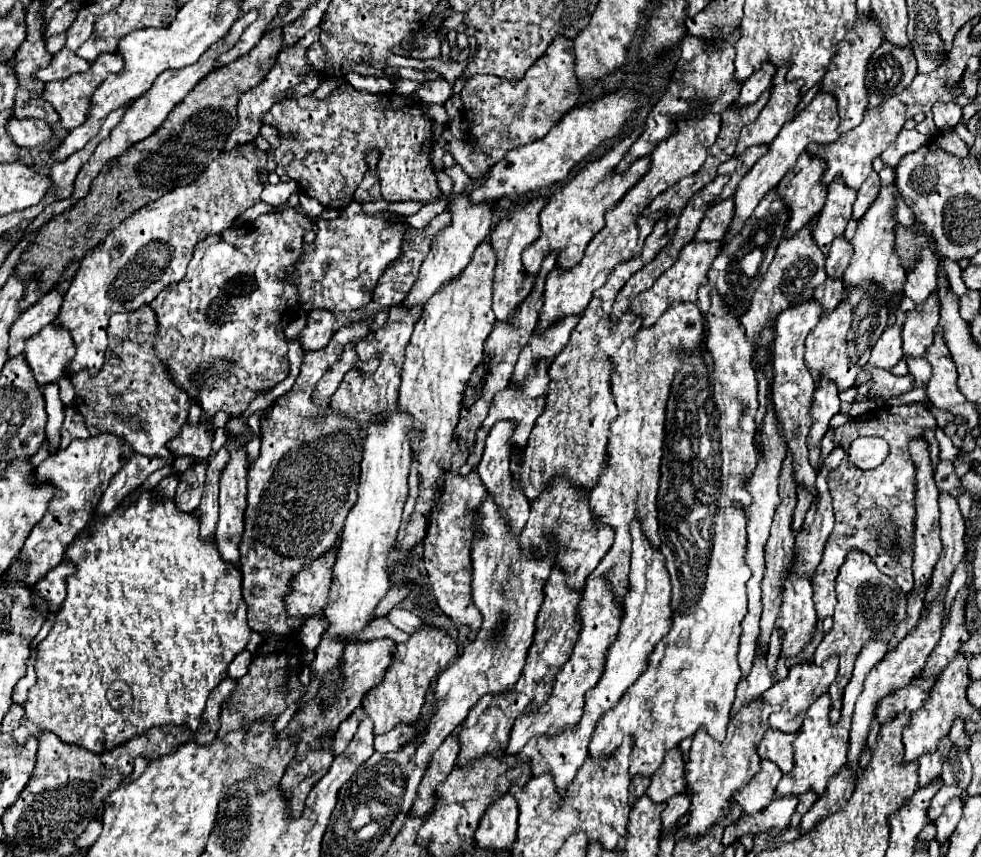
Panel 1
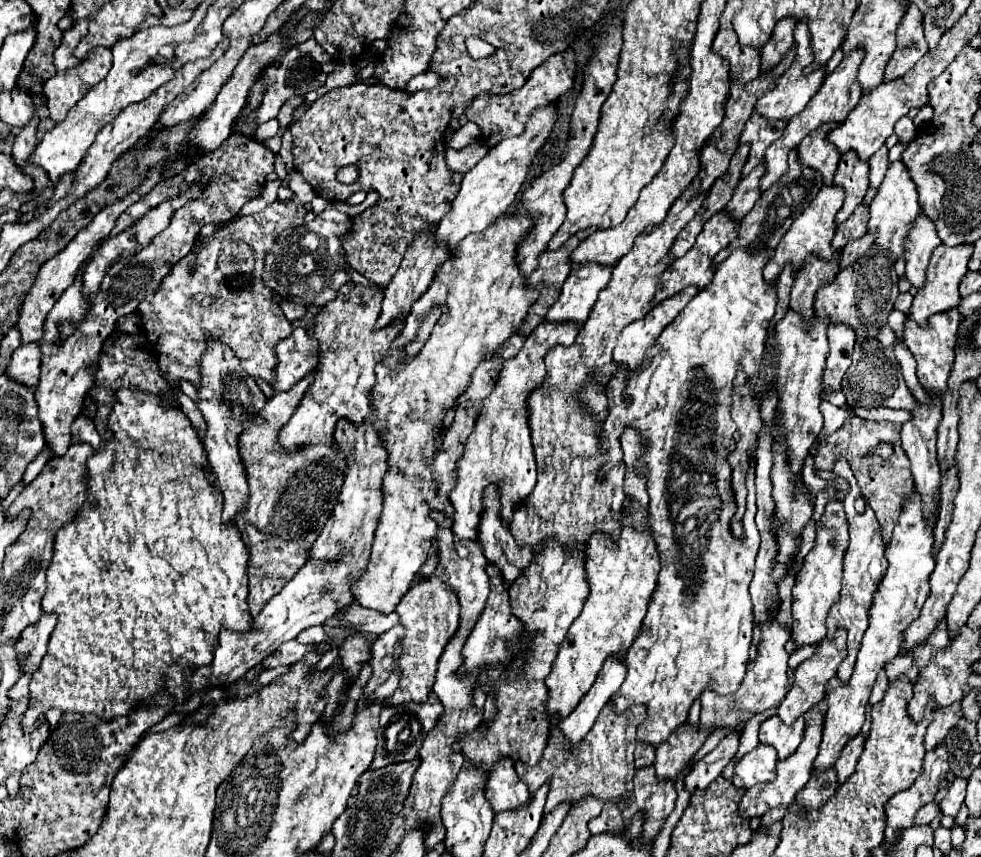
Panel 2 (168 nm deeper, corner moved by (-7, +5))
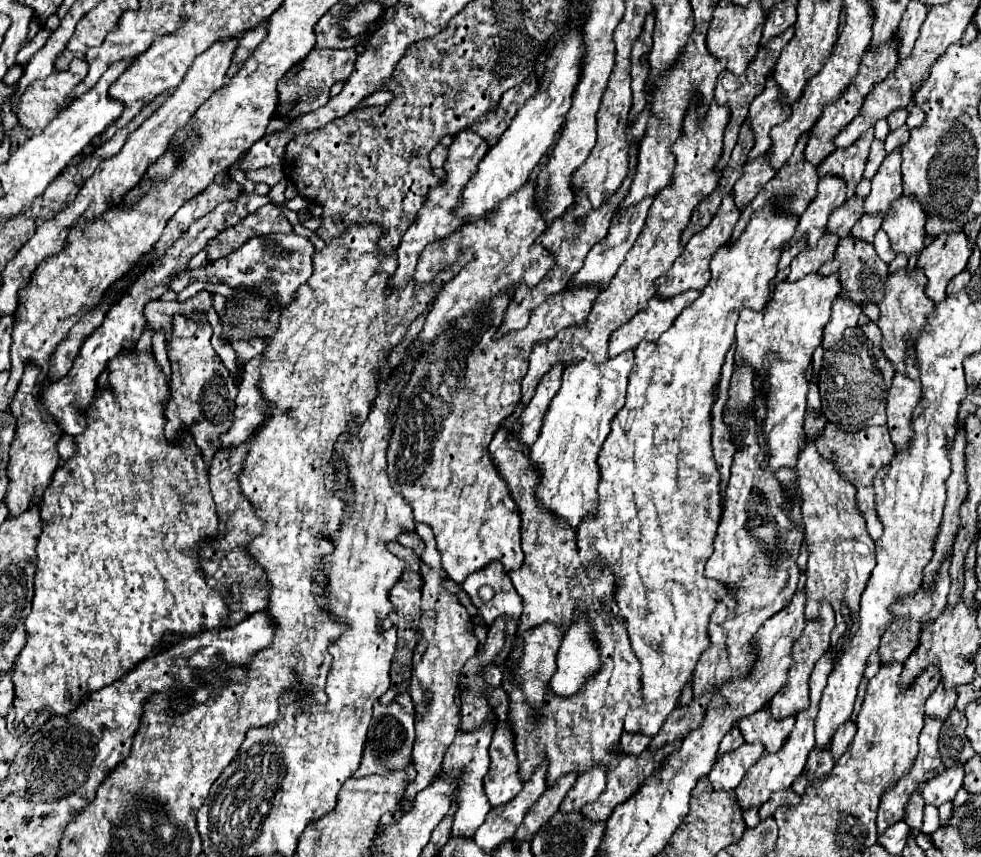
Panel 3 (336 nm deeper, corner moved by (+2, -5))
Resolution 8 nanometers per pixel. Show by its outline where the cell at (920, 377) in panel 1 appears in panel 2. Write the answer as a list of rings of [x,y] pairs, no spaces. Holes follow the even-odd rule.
[[[893,309],[888,317],[888,325],[892,328],[898,339],[903,343],[903,330],[906,315],[899,310]]]

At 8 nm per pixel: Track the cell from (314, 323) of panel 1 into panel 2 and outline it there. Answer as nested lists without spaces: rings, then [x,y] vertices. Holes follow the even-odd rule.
[[[296,326],[288,338],[278,342],[278,380],[270,382],[274,392],[284,392],[292,384],[296,384],[302,376],[306,376],[314,366],[318,364],[320,354],[318,354],[318,340],[310,336],[310,330],[304,326]]]

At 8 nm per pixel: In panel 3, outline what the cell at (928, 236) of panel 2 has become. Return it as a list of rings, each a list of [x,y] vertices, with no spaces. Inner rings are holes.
[[[899,196],[889,212],[885,214],[885,220],[883,220],[883,230],[887,232],[889,240],[891,240],[891,248],[899,254],[899,252],[905,252],[907,256],[913,256],[917,252],[923,250],[923,238],[925,238],[925,212],[923,212],[923,206],[919,204],[919,200],[915,196]]]

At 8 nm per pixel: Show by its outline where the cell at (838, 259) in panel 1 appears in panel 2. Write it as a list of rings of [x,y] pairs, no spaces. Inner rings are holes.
[[[858,206],[854,214],[846,222],[842,222],[842,226],[836,228],[836,236],[832,240],[834,250],[842,250],[848,242],[862,238],[866,234],[866,222],[868,222],[868,208]]]

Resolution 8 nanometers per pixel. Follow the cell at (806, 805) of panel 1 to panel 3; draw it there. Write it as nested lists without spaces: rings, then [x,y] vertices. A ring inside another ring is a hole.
[[[823,748],[823,750],[813,750],[813,752],[809,754],[805,772],[799,776],[799,780],[793,782],[793,790],[801,796],[803,790],[805,790],[805,786],[807,786],[811,780],[815,780],[815,778],[825,778],[825,776],[831,772],[833,764],[835,764],[835,760],[833,760],[833,756],[831,756],[831,752],[829,752],[827,748]]]

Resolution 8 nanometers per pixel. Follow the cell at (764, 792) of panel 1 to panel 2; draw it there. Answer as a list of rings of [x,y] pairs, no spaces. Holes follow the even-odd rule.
[[[758,746],[752,752],[748,752],[738,764],[732,778],[732,784],[736,788],[750,790],[756,784],[768,784],[776,778],[776,764],[778,756],[776,750],[770,746]]]

